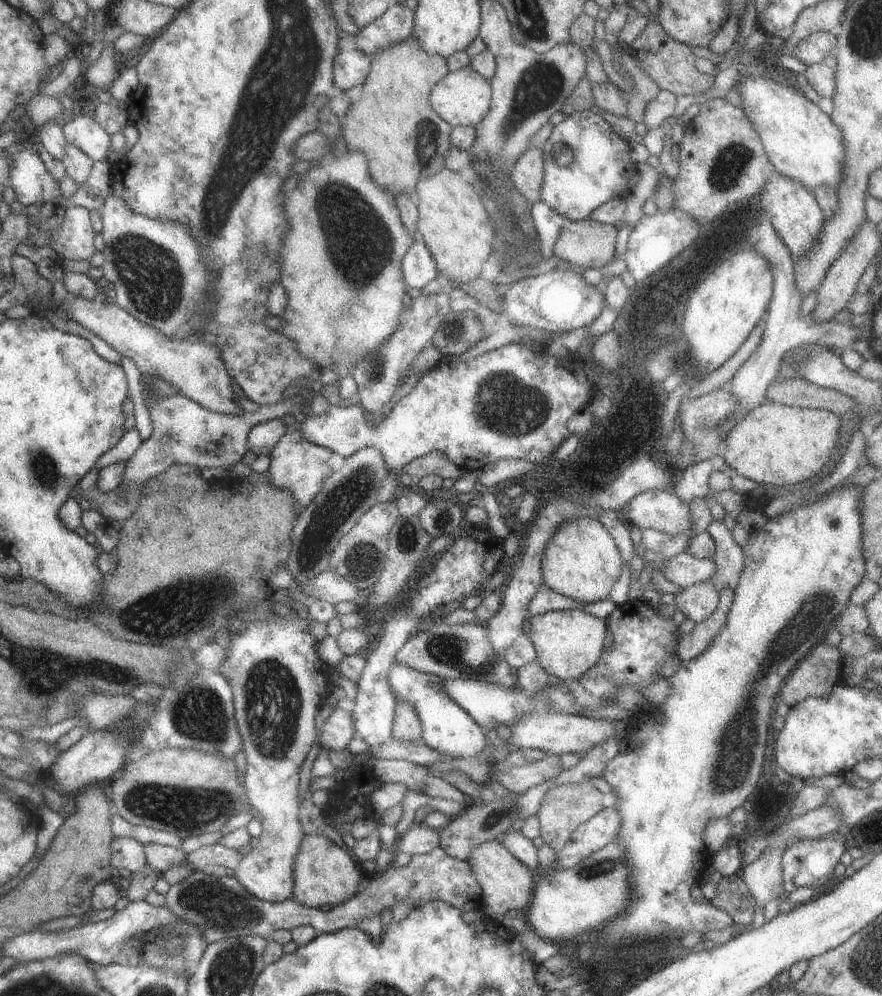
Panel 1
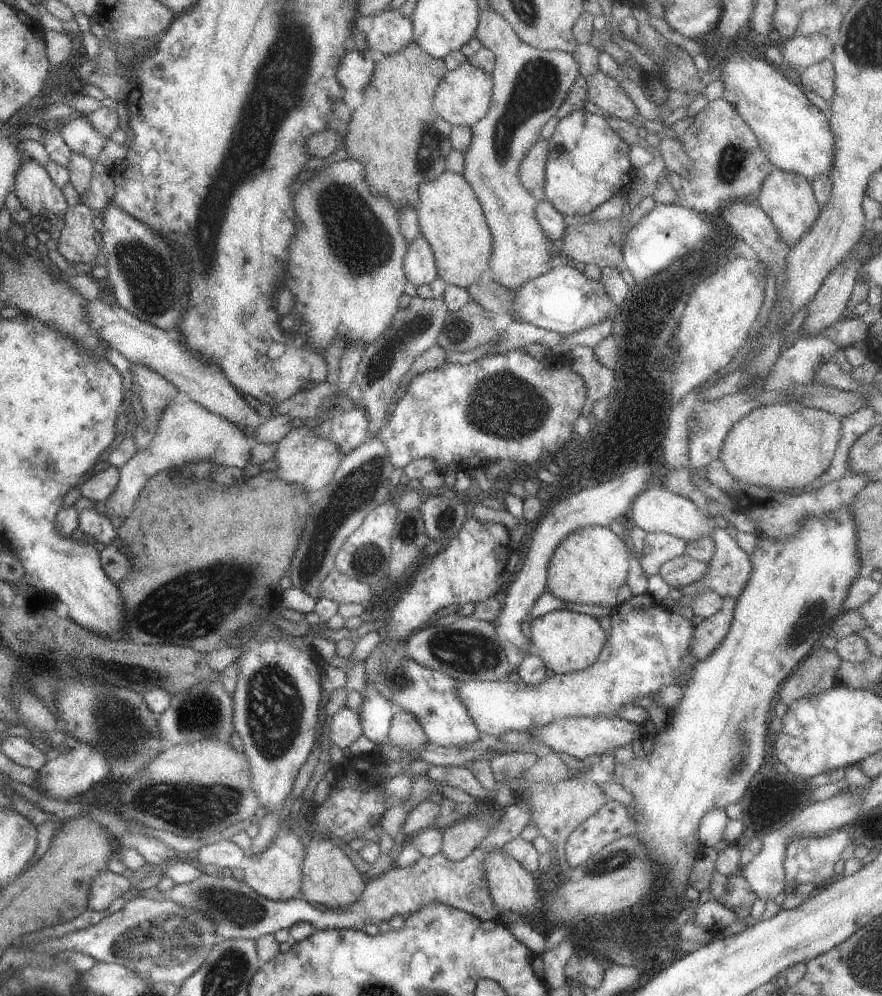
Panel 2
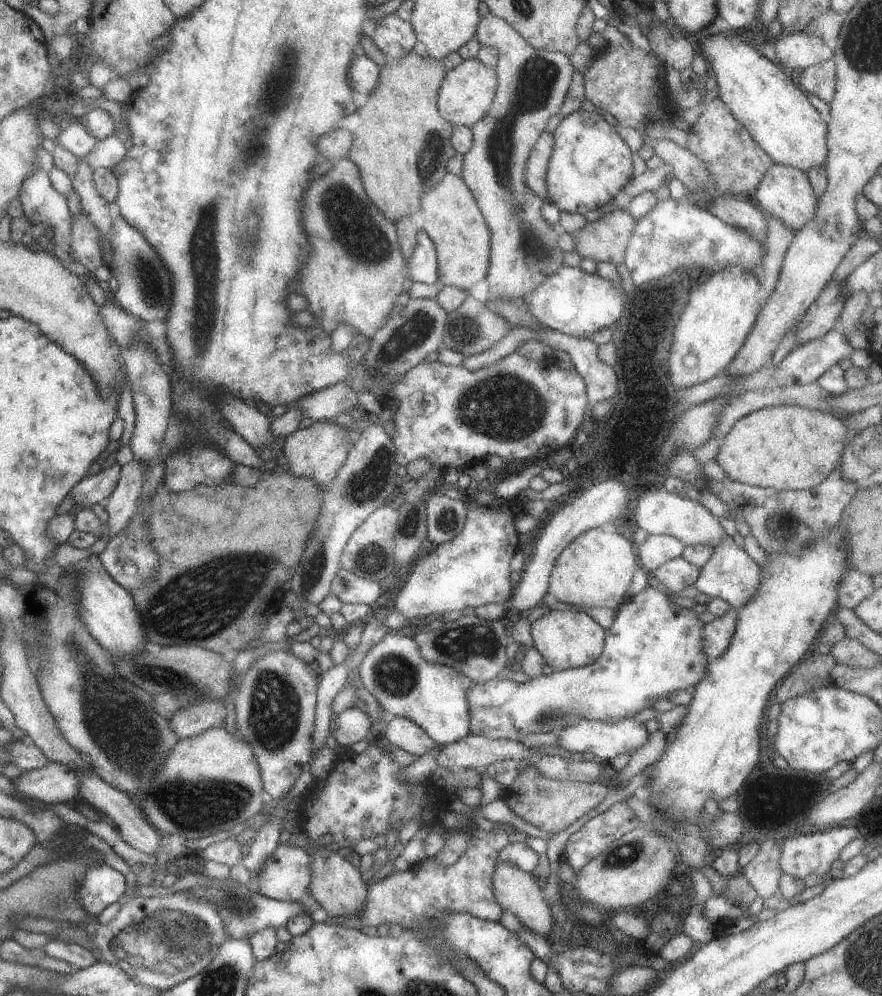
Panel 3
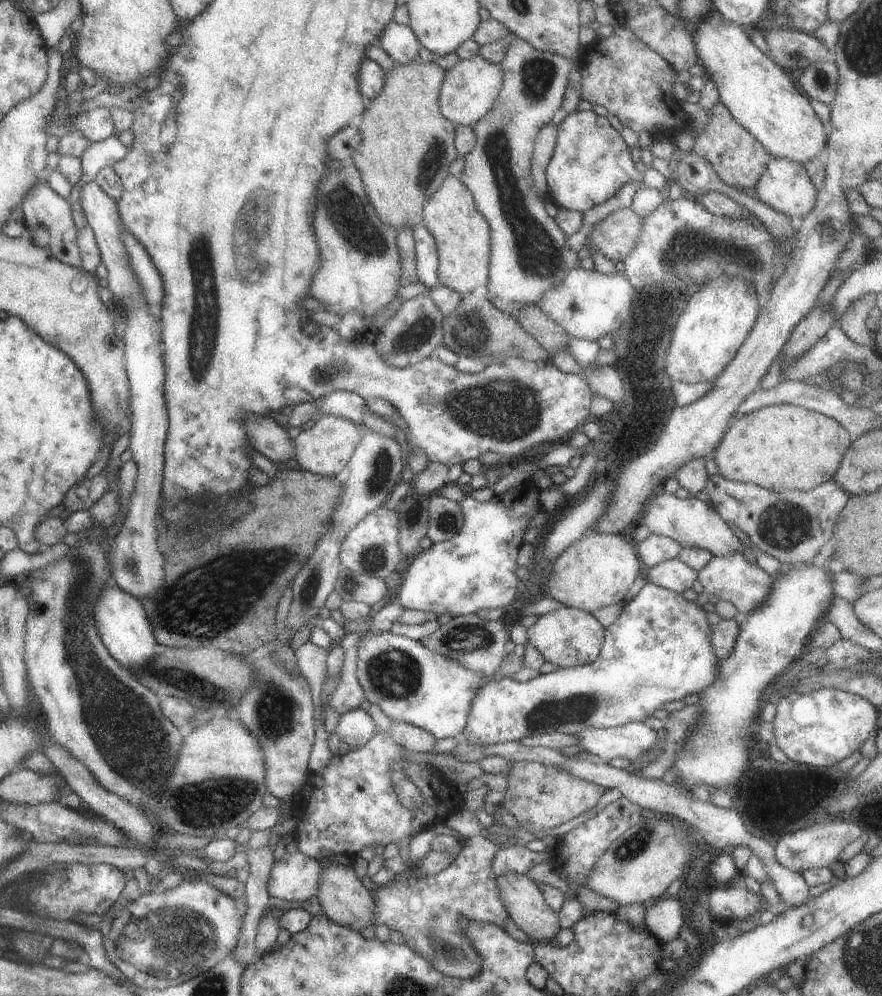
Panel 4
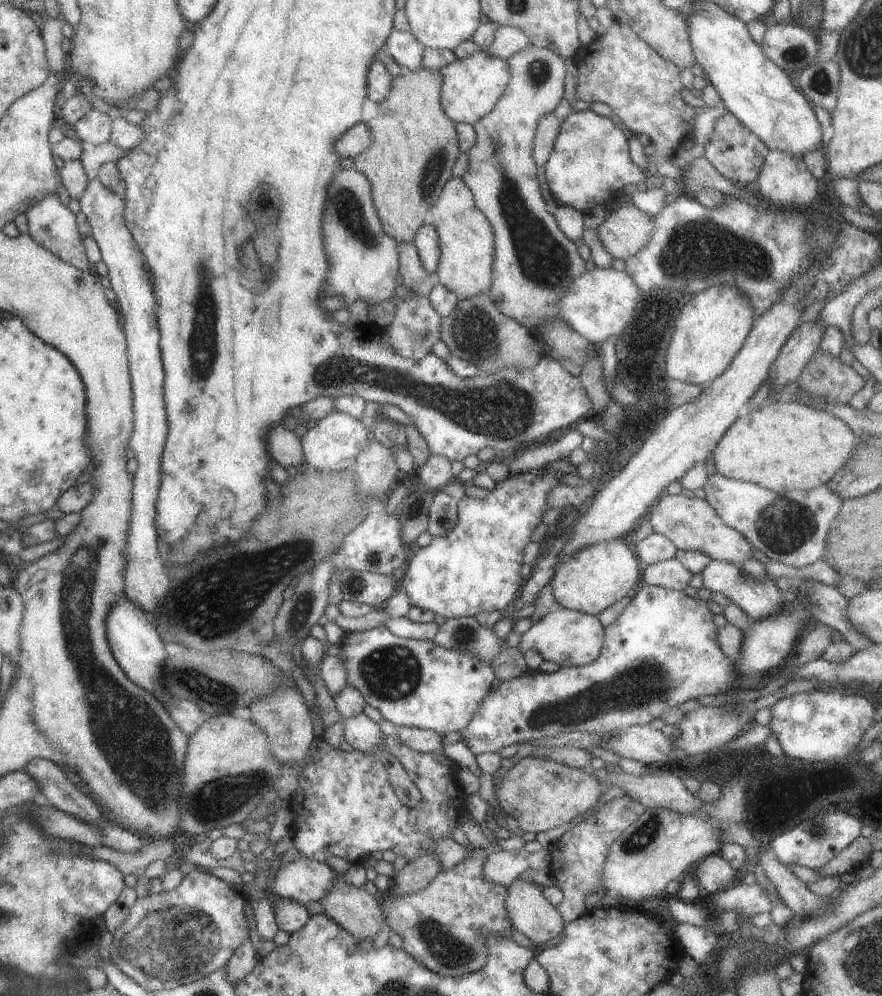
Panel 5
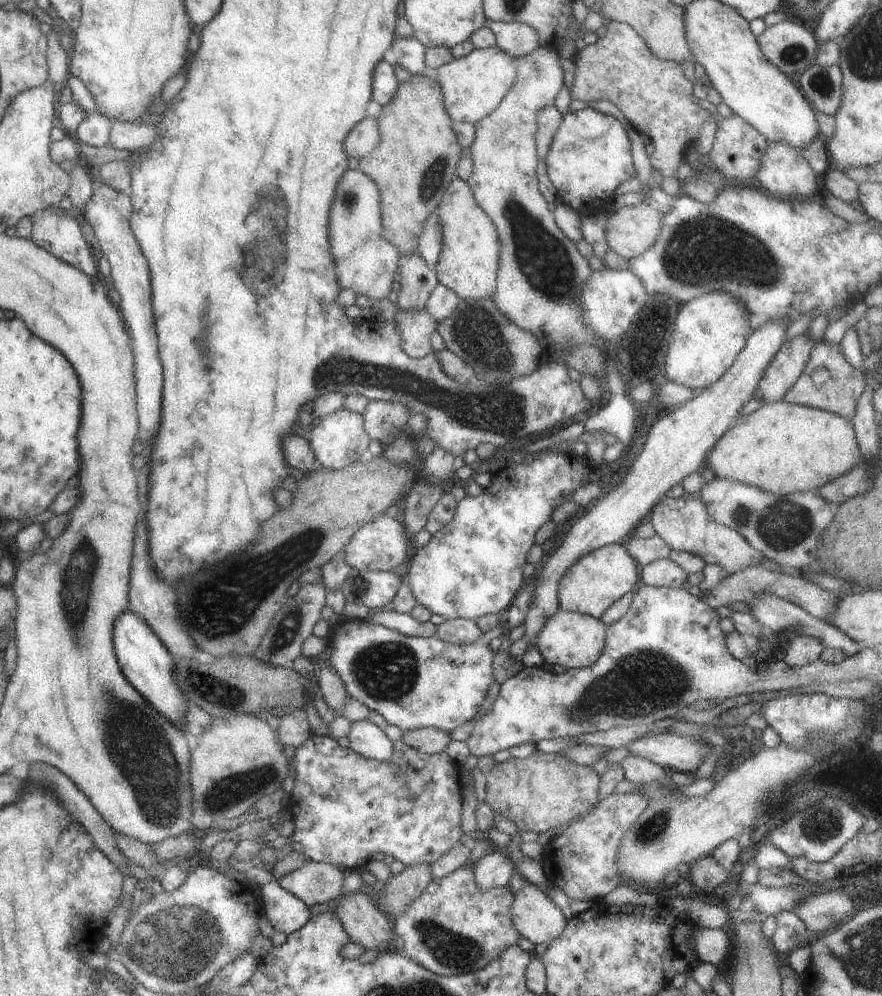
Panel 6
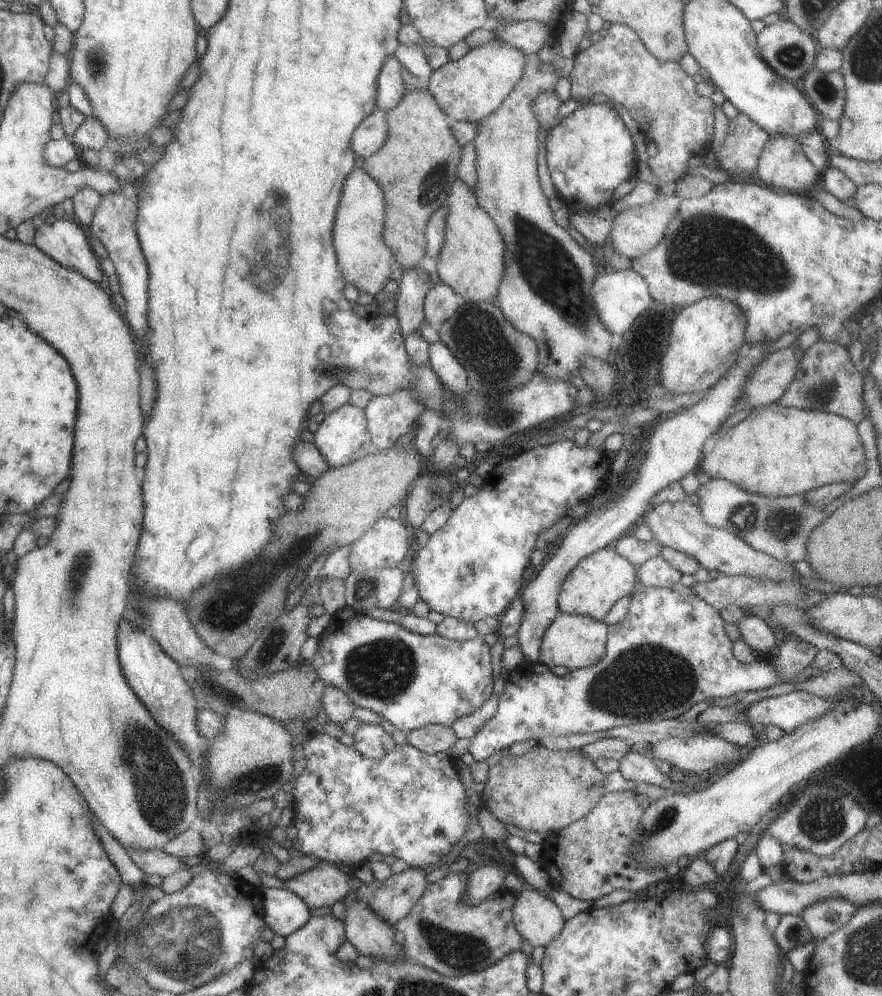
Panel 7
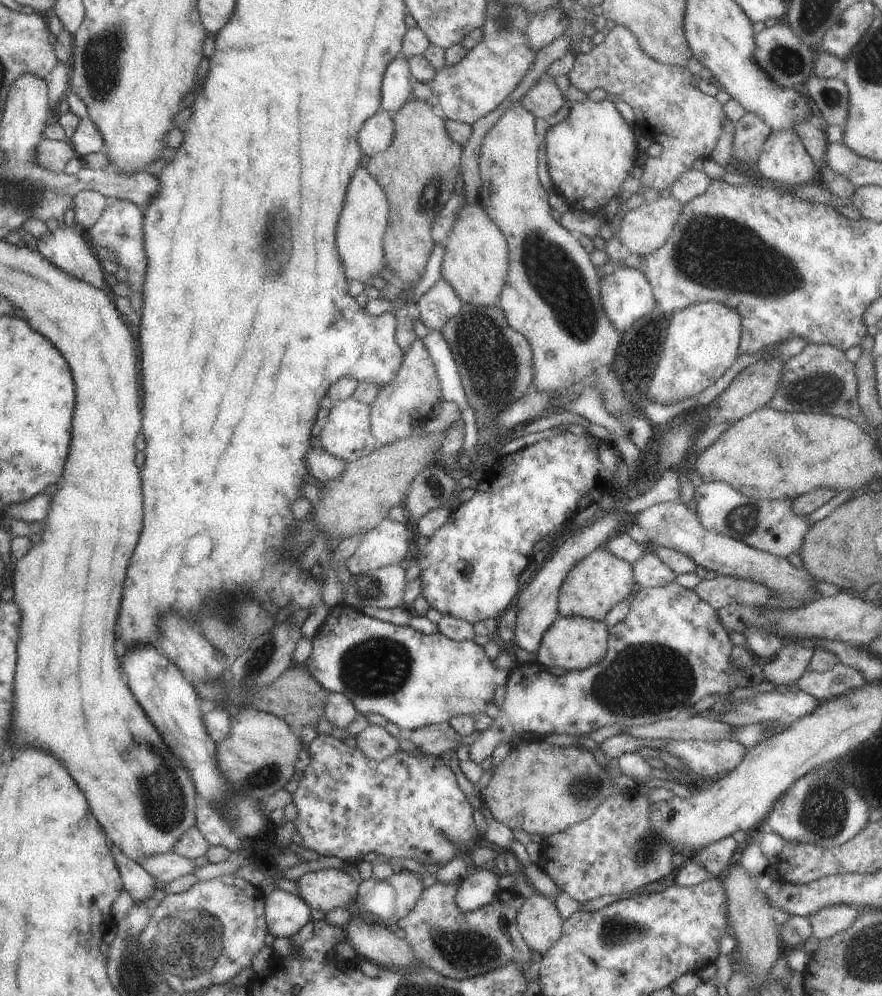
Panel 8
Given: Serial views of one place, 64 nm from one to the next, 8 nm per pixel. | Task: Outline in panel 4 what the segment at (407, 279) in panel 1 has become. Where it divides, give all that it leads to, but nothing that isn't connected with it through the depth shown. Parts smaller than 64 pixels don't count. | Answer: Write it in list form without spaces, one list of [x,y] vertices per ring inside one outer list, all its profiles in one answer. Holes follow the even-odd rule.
[[[418,226],[413,230],[416,254],[416,274],[430,289],[438,284],[439,256],[436,240],[428,228]]]

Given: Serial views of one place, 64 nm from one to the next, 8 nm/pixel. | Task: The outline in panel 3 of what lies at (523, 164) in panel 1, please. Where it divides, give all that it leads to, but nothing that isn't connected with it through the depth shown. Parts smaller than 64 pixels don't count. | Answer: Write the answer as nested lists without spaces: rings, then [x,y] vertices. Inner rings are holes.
[[[544,130],[540,138],[538,138],[536,145],[532,148],[531,154],[525,165],[526,187],[543,202],[547,198],[545,177],[553,147],[553,134],[545,132]]]

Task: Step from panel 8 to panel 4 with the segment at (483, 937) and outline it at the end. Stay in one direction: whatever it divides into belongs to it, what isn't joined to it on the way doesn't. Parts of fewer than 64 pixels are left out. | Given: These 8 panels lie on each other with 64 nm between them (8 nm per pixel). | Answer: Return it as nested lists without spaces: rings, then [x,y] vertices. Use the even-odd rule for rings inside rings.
[[[480,832],[474,837],[463,840],[461,849],[457,854],[457,858],[448,866],[445,870],[438,872],[438,874],[432,877],[410,877],[409,879],[403,879],[402,877],[394,877],[386,886],[377,886],[376,890],[371,891],[373,899],[373,906],[375,907],[375,927],[378,925],[386,925],[391,930],[397,930],[404,935],[406,943],[416,953],[428,958],[428,961],[445,976],[457,977],[458,979],[472,979],[481,973],[482,960],[481,957],[475,952],[475,949],[471,946],[471,943],[463,936],[463,928],[468,921],[481,921],[484,923],[493,923],[494,925],[500,925],[504,929],[503,922],[508,918],[509,914],[504,904],[499,900],[499,891],[496,887],[497,876],[493,872],[493,859],[499,852],[504,838],[494,839],[489,837],[486,833]]]

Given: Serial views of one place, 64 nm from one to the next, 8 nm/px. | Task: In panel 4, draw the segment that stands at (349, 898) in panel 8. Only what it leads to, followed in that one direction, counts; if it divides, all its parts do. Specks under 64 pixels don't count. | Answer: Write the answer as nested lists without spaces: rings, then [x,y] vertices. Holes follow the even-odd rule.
[[[286,852],[272,864],[268,880],[270,897],[286,902],[302,902],[313,898],[319,889],[321,864],[298,852]]]

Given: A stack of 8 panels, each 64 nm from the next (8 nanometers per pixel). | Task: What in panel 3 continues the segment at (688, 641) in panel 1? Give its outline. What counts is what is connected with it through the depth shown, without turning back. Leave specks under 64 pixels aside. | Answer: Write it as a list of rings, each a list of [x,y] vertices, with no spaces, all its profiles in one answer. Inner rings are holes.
[[[730,607],[723,616],[715,617],[701,629],[703,654],[712,661],[721,656],[728,647],[737,622],[737,611]]]

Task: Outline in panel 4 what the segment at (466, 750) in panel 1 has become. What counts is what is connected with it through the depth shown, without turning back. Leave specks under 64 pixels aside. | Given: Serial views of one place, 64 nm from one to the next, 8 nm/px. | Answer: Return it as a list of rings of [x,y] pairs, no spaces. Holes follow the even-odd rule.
[[[391,631],[376,635],[363,634],[357,649],[356,671],[358,683],[368,702],[378,705],[390,719],[415,725],[437,740],[461,735],[467,726],[472,700],[479,689],[492,680],[473,669],[460,666],[458,662],[433,654],[420,641]]]

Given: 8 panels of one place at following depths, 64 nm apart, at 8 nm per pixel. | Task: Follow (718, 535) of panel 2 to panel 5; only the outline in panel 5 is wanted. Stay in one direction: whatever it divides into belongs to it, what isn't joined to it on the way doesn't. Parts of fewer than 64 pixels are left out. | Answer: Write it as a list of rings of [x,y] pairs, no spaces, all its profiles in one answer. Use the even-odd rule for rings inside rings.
[[[711,560],[708,566],[701,572],[704,594],[722,594],[728,600],[732,600],[734,605],[739,606],[751,620],[766,620],[768,616],[774,616],[782,610],[786,604],[785,594],[776,588],[776,584],[762,576],[762,578],[748,578],[740,564],[734,562],[722,562],[721,560]]]

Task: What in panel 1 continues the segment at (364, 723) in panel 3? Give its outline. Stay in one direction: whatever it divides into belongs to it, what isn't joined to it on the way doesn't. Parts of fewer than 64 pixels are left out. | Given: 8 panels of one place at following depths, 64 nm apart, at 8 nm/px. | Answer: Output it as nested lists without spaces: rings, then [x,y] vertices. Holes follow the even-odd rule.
[[[336,709],[328,720],[322,724],[322,730],[318,732],[320,747],[330,751],[344,751],[349,748],[350,742],[355,740],[353,721],[349,712]]]

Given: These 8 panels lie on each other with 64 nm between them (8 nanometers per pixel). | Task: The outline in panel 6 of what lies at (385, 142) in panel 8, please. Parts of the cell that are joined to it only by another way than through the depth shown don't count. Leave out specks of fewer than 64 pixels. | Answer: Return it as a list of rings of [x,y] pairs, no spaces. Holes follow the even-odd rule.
[[[370,116],[350,130],[346,142],[342,142],[344,152],[348,156],[360,158],[364,154],[370,154],[376,145],[380,144],[380,132],[378,132],[376,119],[375,116]]]

